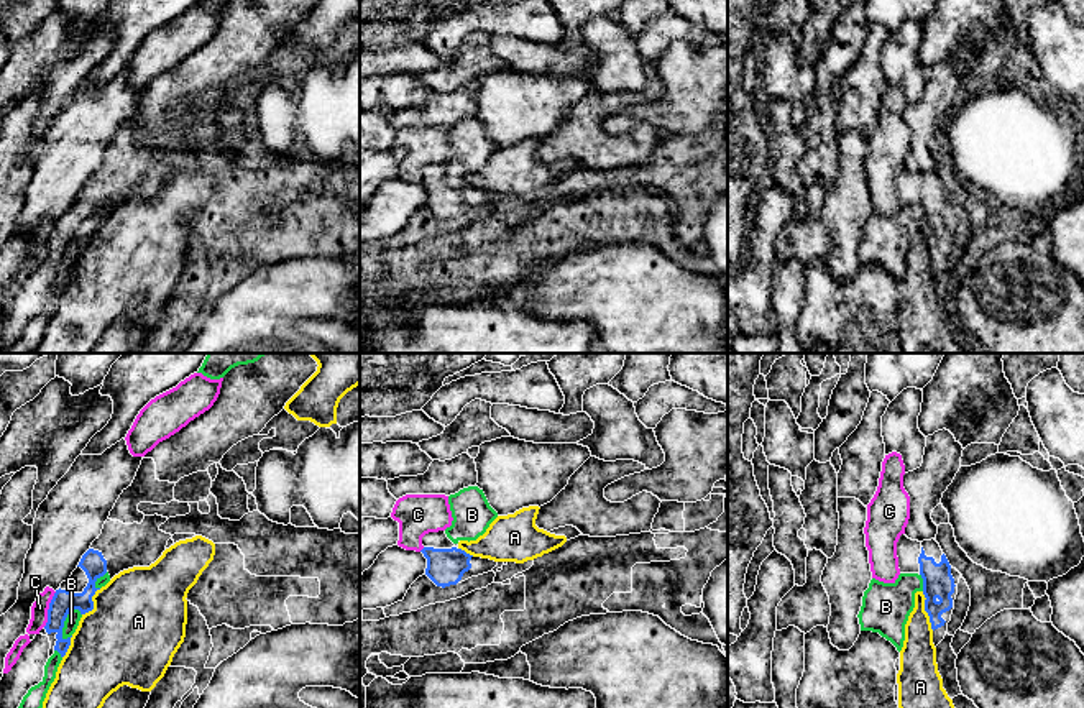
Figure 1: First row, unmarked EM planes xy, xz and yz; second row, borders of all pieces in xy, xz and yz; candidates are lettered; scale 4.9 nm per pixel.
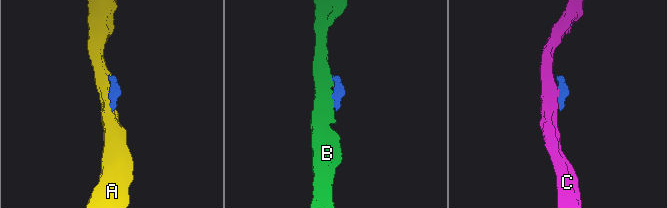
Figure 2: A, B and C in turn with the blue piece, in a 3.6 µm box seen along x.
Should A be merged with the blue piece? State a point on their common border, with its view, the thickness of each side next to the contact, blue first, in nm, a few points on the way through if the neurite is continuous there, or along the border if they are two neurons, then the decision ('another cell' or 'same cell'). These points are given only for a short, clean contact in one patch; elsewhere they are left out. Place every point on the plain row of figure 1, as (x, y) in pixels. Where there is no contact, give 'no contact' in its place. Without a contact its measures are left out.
contact yz (925, 242); calibres 150 and 180 nm; border yz (922, 224), (925, 243), (933, 262); another cell

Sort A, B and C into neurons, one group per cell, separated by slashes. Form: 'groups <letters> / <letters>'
groups A / B / C

